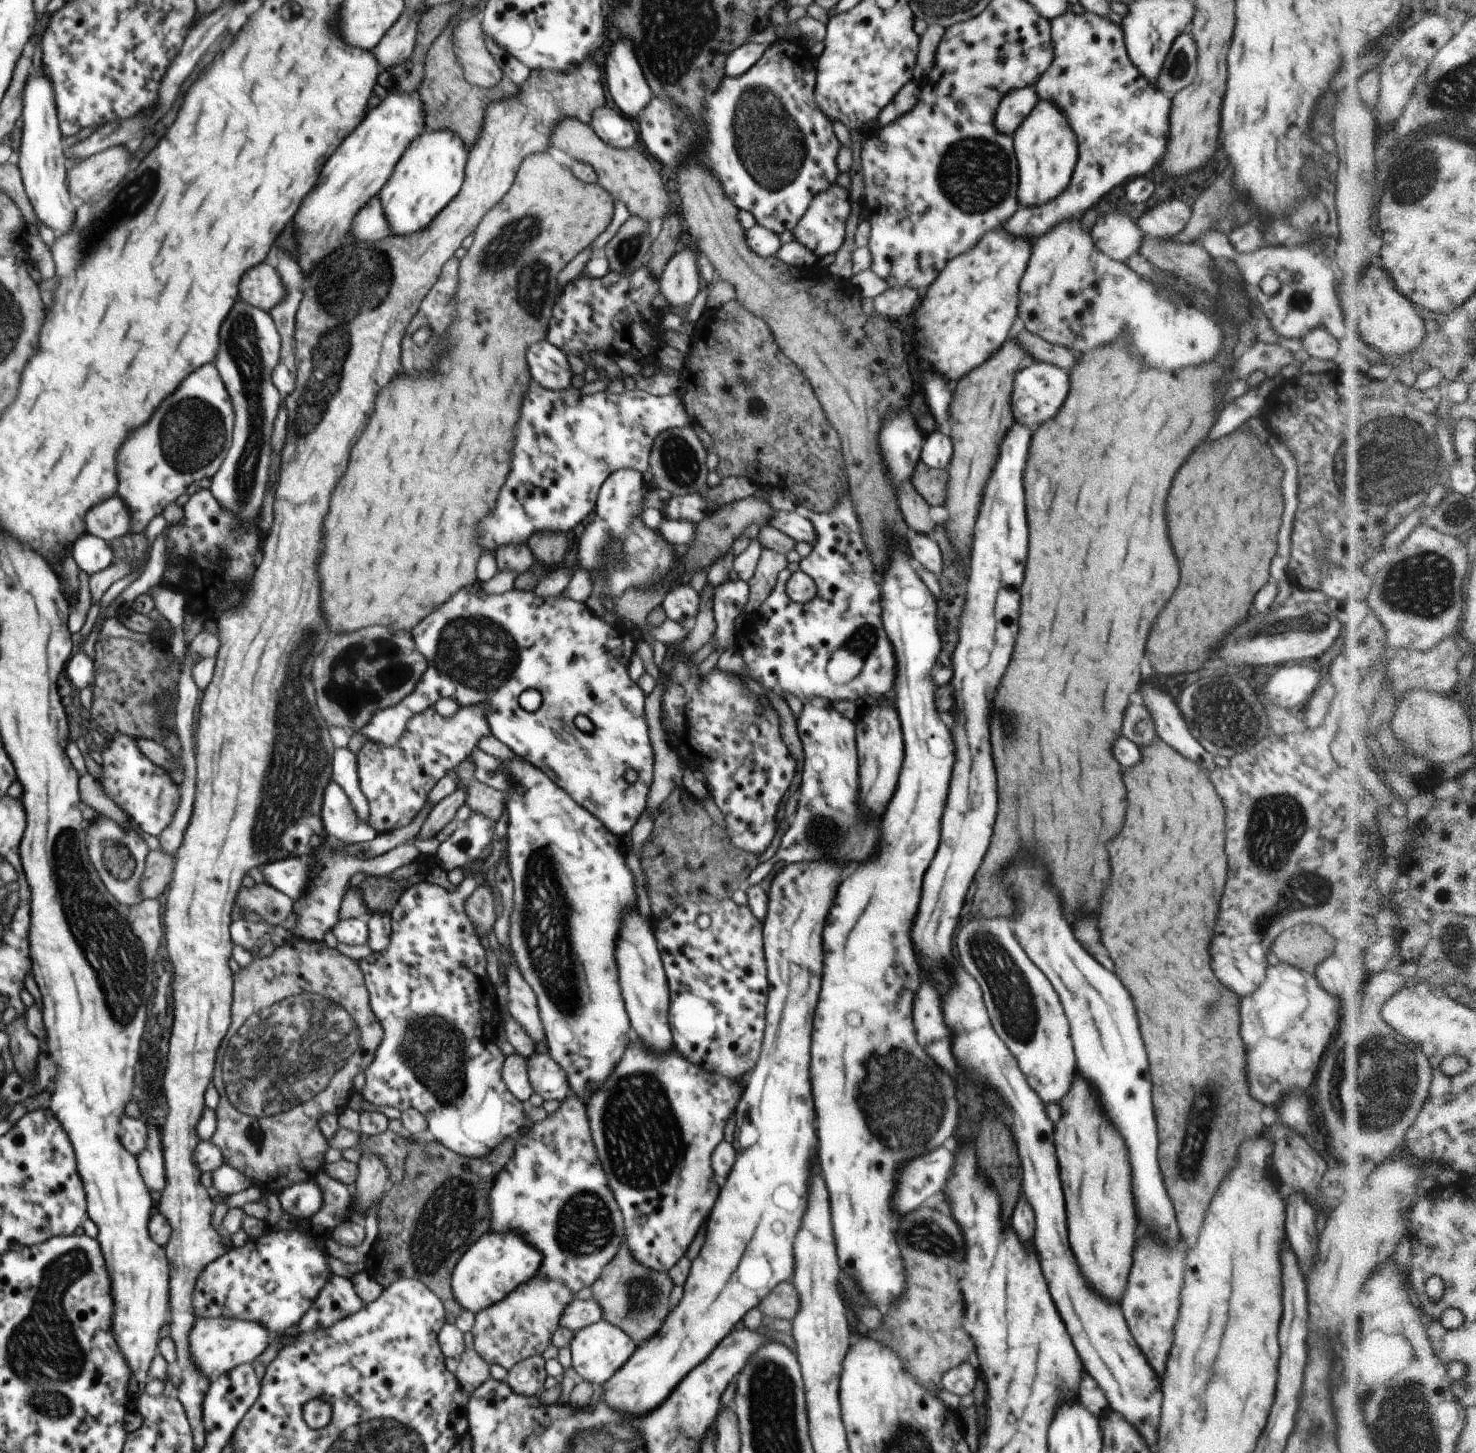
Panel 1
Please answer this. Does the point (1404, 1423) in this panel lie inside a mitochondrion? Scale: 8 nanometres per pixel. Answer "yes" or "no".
yes

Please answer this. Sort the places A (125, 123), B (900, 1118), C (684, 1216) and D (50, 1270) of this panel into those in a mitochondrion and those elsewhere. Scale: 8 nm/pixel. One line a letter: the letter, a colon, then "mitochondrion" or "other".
A: other
B: mitochondrion
C: other
D: other

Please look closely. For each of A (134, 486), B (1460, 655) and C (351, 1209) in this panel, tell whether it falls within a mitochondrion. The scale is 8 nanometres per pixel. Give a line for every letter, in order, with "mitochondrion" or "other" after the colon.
A: other
B: other
C: other

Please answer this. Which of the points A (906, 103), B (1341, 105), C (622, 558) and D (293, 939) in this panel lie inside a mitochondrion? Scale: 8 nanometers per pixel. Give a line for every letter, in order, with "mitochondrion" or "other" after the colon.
A: other
B: other
C: mitochondrion
D: other

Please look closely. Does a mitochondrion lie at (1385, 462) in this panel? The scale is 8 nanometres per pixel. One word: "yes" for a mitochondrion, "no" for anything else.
yes

